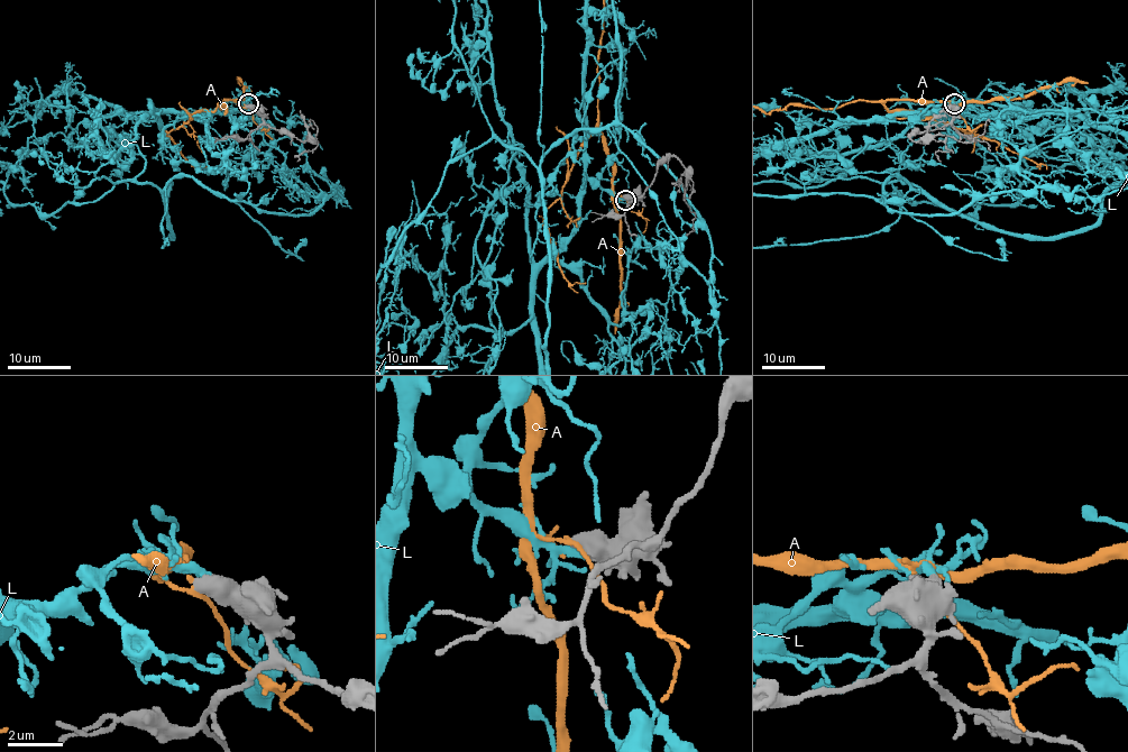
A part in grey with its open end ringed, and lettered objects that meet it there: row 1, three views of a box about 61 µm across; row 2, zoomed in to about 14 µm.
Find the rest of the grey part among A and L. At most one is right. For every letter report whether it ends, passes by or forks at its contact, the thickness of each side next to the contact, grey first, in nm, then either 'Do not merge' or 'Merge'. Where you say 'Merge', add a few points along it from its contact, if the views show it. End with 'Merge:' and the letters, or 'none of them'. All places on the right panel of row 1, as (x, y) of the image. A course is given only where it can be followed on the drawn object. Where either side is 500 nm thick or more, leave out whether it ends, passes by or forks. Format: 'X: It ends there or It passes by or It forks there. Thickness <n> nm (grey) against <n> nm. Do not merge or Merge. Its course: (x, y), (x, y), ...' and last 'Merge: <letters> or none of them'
A: Thickness 700 nm (grey) against 140 nm. Do not merge
L: Thickness 700 nm (grey) against 280 nm. Merge
Merge: L

